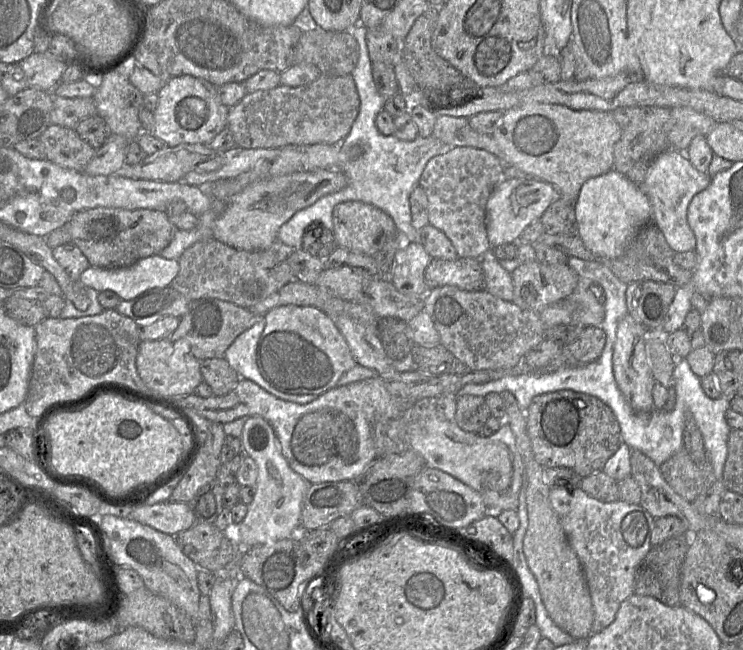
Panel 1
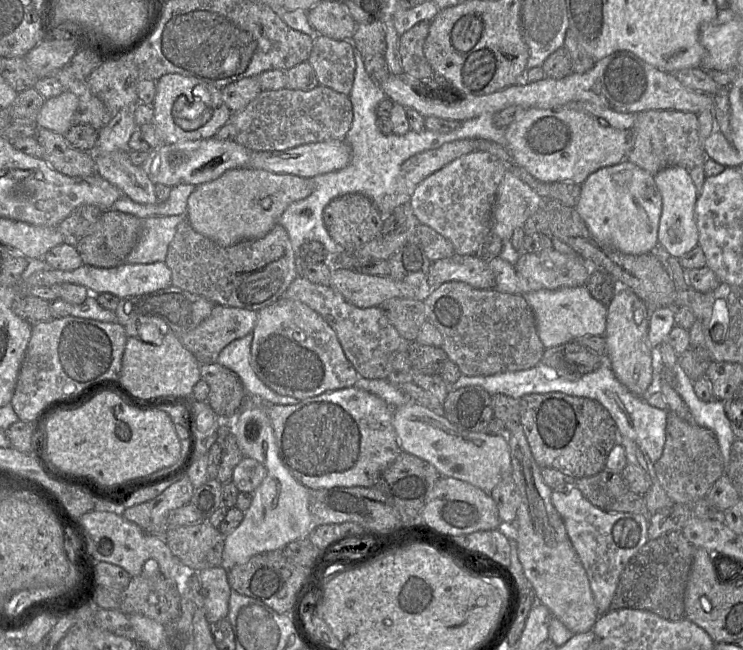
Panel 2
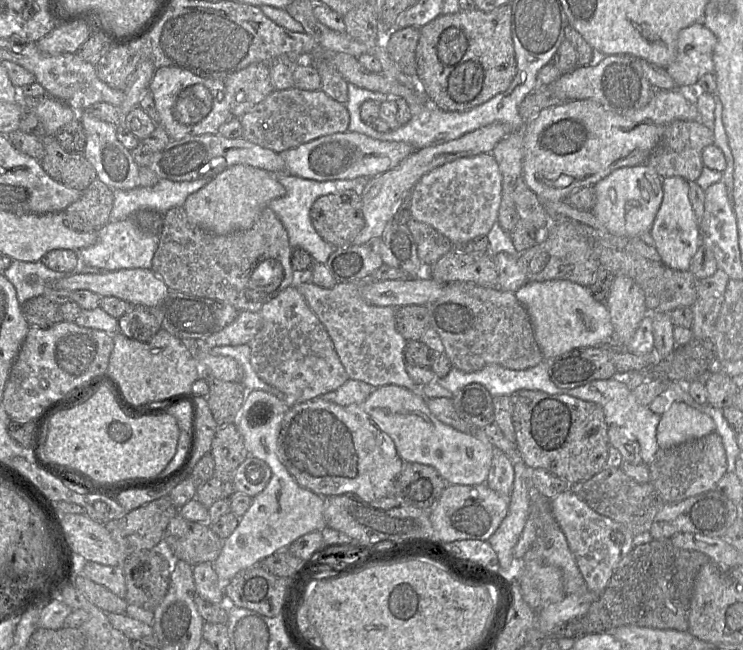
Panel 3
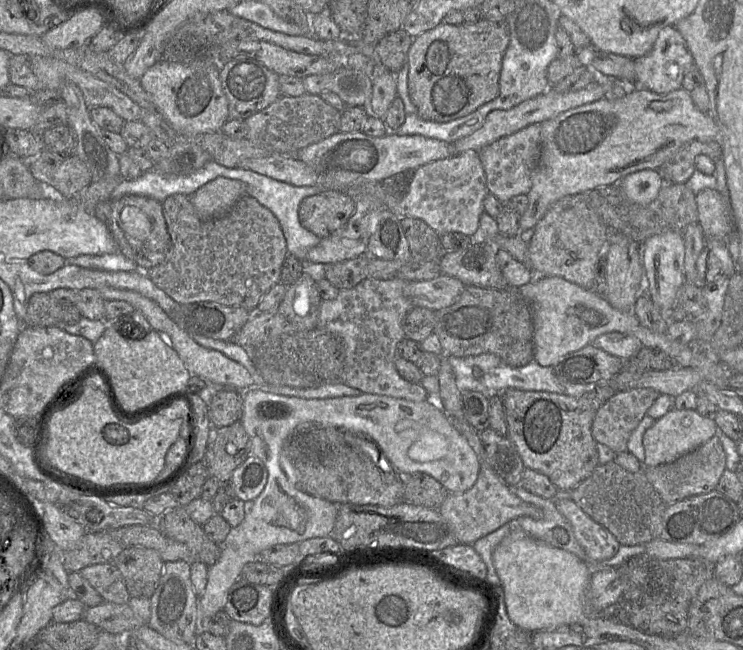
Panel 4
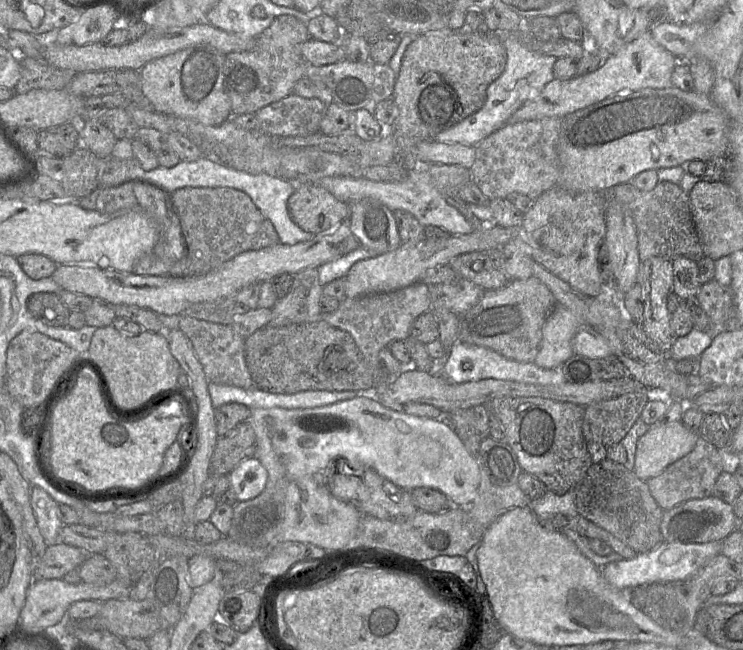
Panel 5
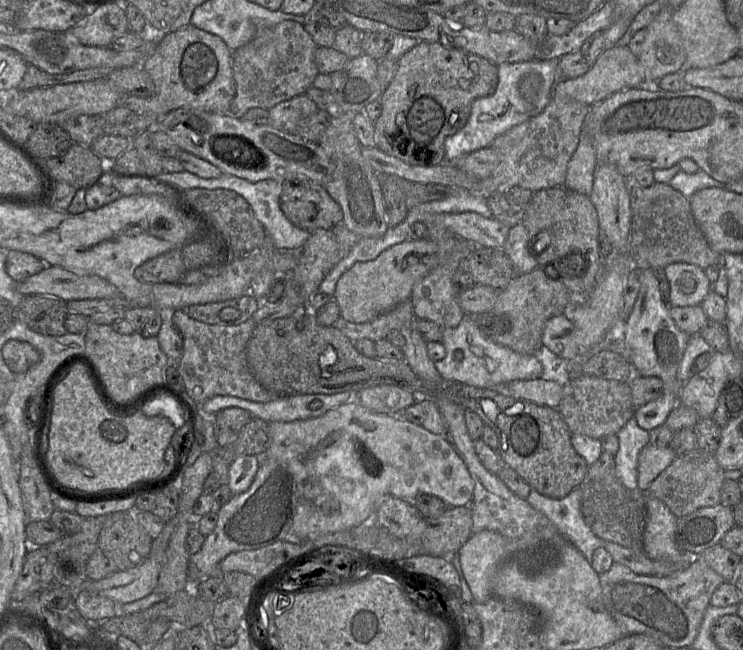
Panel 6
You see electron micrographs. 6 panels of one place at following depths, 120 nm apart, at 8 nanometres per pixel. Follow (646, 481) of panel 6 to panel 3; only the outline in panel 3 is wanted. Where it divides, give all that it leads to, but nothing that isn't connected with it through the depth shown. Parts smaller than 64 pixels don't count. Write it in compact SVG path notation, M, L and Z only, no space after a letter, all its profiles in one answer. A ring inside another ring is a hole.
M672 400L661 415L656 430L660 449L668 449L688 440L715 432L713 419L680 400Z

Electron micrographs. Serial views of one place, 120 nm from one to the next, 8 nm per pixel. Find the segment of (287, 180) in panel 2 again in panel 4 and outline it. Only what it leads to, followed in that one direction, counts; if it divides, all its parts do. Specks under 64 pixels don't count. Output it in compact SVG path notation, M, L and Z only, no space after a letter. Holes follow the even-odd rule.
M217 177L190 195L199 217L214 219L227 214L246 195L246 185L234 179Z

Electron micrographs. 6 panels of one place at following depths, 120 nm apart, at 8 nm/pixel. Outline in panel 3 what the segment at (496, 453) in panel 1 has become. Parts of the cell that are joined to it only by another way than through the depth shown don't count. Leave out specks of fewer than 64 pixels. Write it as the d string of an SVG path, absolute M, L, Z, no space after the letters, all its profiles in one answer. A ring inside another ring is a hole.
M396 385L378 387L361 403L361 410L393 440L403 462L432 466L448 484L486 483L495 448L483 429L477 429L475 435L472 435L444 424L430 411L420 388L417 391L410 391Z

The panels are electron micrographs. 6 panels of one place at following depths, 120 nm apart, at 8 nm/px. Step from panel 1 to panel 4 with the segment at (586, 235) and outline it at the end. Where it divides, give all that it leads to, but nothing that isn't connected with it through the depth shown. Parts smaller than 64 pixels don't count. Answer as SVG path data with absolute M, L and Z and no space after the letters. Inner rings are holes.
M656 169L630 173L618 182L626 197L639 205L651 203L665 183L666 180Z

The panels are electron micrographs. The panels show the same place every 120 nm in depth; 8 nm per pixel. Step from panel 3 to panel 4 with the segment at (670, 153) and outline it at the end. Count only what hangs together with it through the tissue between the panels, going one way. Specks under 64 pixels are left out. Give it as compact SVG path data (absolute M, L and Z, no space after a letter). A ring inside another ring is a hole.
M720 140L690 141L683 145L658 171L666 179L666 183L685 184L696 170L695 159L699 155L707 155L716 163L722 157Z

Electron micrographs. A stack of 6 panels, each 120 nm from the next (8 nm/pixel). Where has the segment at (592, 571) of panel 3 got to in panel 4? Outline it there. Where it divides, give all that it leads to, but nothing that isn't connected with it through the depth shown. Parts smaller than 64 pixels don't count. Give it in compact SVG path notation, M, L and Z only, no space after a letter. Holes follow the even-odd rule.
M571 498L556 500L555 505L571 524L577 542L590 560L604 561L618 552L621 545L613 534L589 517Z

